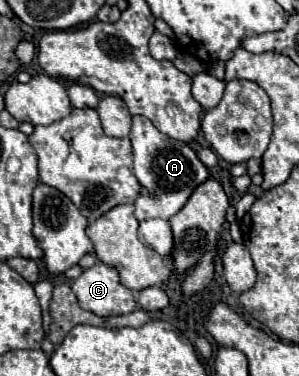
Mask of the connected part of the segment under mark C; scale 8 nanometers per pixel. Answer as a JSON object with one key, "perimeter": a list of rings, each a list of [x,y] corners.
{"perimeter":[[[101,261],[85,269],[71,283],[71,289],[83,309],[101,317],[125,315],[137,309],[133,291],[119,281],[119,273],[113,267]]]}

